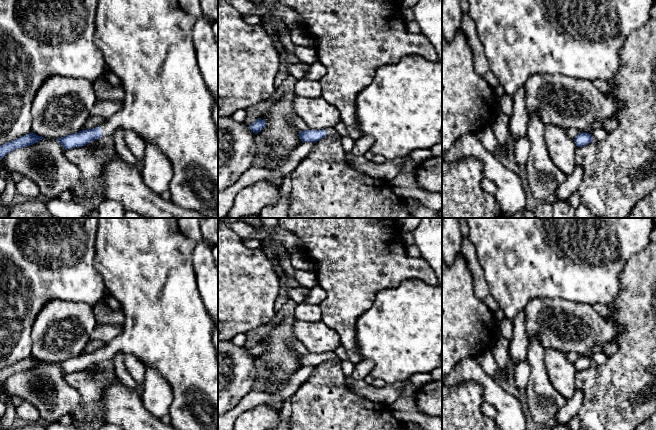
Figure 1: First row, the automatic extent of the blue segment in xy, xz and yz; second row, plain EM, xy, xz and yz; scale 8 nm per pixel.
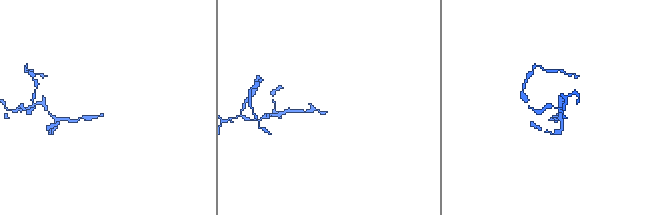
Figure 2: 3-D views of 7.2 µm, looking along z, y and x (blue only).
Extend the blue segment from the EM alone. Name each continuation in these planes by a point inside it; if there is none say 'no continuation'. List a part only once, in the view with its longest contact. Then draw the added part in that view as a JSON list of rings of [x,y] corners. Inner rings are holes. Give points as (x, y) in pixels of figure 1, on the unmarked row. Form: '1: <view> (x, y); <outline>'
1: xy (146, 264); [[[97,218],[98,229],[95,241],[96,272],[101,276],[106,291],[121,305],[125,316],[122,333],[105,347],[100,349],[102,360],[112,359],[114,354],[122,351],[124,354],[136,356],[145,367],[151,367],[168,382],[173,393],[173,401],[169,408],[170,426],[177,430],[218,430],[218,355],[213,344],[215,324],[205,309],[197,287],[197,279],[192,263],[192,253],[196,242],[184,235],[179,228],[178,218]]]

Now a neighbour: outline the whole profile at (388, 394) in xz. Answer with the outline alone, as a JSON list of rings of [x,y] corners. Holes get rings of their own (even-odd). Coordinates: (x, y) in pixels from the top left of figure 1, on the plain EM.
[[[352,376],[346,377],[346,383],[349,389],[358,396],[388,405],[391,405],[400,397],[401,390],[407,384],[412,384],[411,380],[408,379],[386,384],[382,388],[376,388],[373,385],[366,383],[364,380],[355,380]]]

